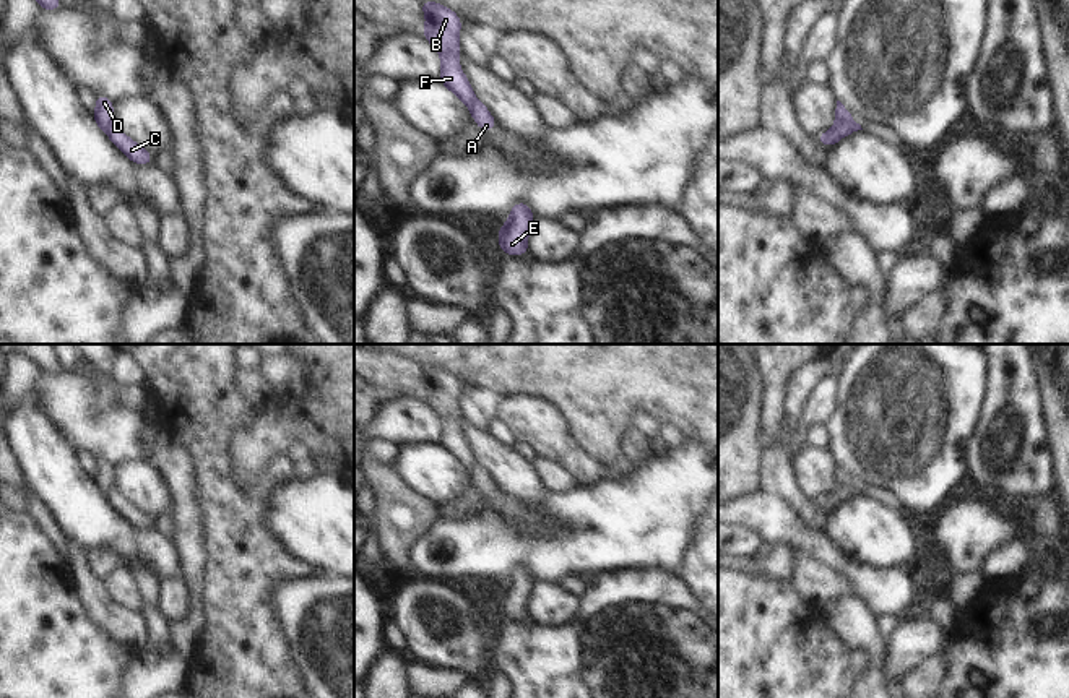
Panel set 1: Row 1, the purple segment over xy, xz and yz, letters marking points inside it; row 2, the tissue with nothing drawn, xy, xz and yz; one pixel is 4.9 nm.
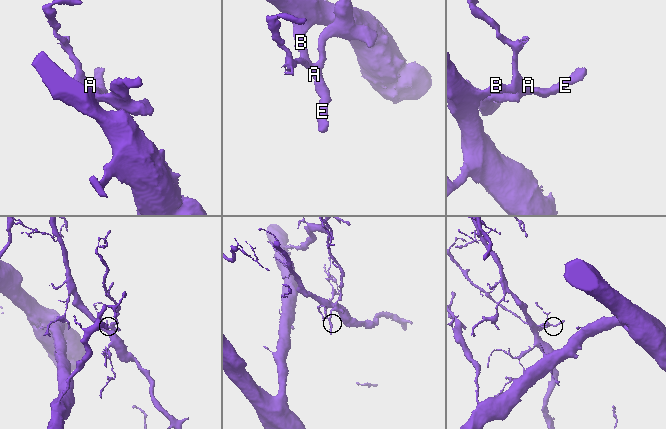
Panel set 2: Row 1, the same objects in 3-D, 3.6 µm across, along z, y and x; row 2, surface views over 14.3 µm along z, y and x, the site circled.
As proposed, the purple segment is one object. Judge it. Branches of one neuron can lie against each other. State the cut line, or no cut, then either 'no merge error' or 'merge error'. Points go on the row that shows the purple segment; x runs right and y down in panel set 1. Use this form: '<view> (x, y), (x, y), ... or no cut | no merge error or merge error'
yz (850, 119), (843, 119), (834, 127), (824, 145) | merge error

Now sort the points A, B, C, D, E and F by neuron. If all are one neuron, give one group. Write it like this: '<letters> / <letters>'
A C E / B D F

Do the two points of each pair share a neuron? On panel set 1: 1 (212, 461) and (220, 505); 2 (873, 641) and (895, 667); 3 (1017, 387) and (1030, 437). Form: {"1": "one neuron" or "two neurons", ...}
{"1": "one neuron", "2": "two neurons", "3": "one neuron"}

